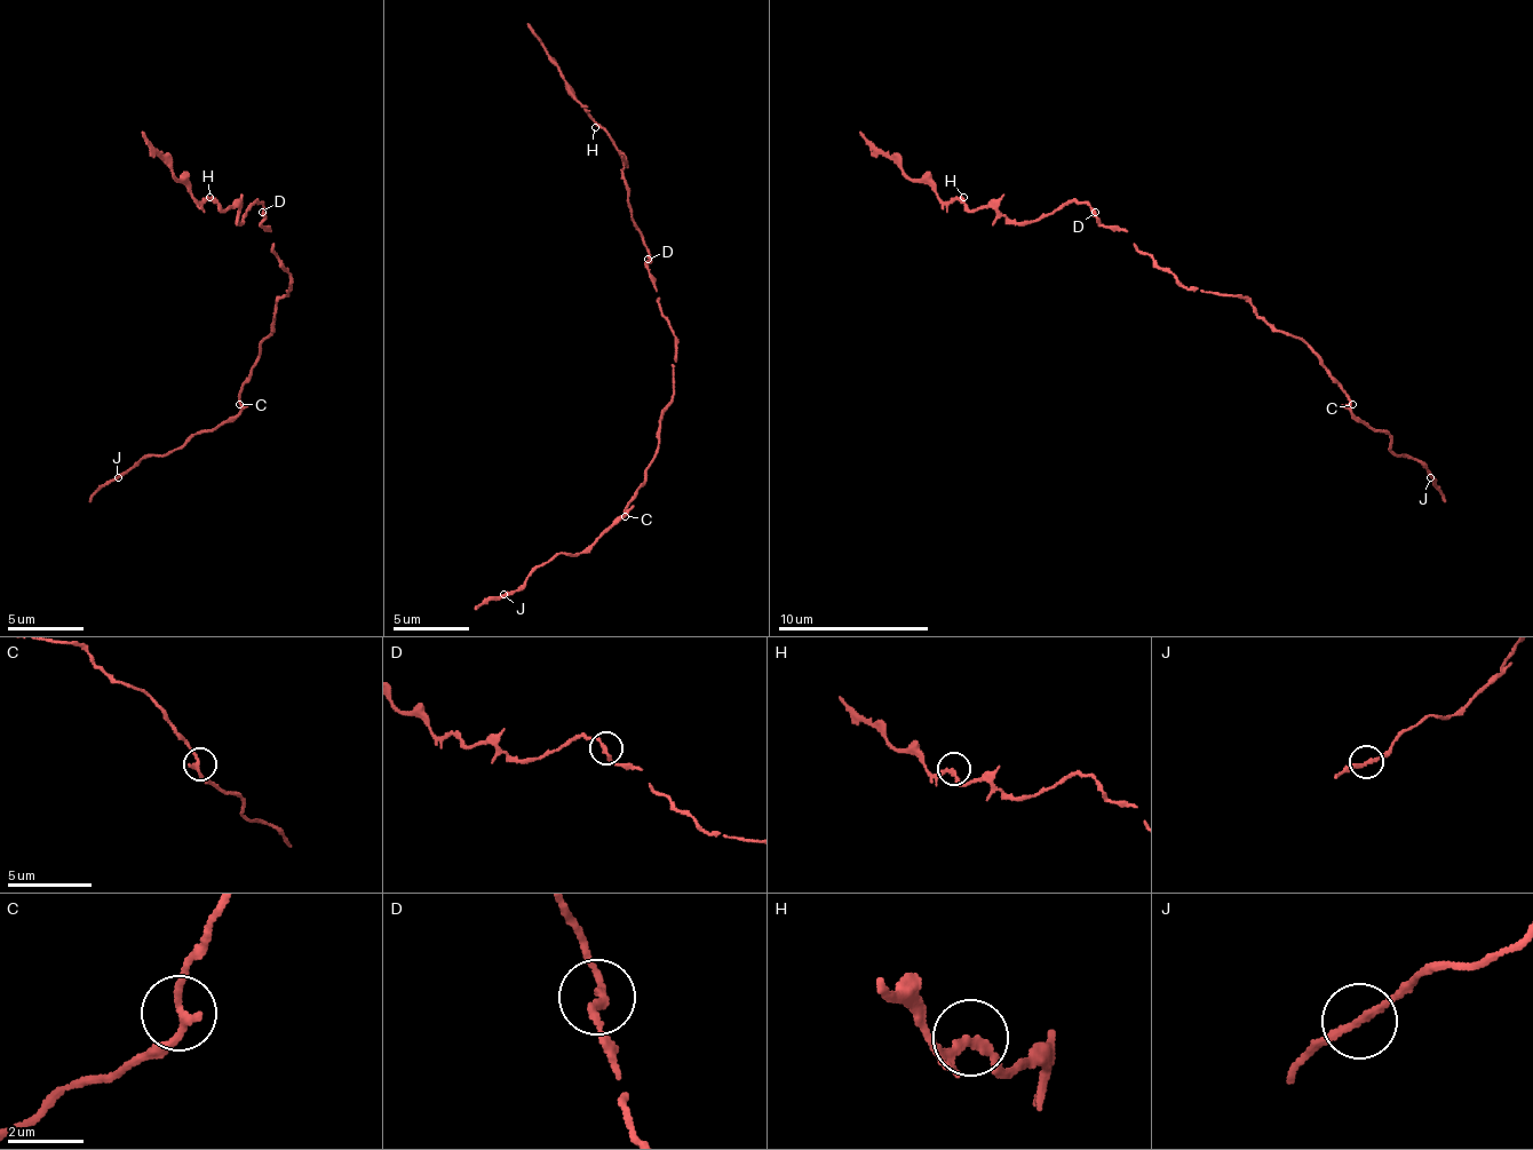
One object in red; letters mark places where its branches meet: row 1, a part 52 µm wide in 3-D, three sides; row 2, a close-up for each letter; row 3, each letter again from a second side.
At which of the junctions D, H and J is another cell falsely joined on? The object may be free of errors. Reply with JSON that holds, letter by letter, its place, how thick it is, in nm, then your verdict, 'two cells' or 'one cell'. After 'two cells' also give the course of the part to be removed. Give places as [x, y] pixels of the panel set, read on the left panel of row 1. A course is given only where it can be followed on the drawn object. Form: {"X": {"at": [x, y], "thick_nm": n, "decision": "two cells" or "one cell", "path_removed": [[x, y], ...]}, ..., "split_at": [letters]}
{"D": {"at": [262, 212], "thick_nm": 190, "decision": "one cell"}, "H": {"at": [209, 197], "thick_nm": 200, "decision": "one cell"}, "J": {"at": [118, 477], "thick_nm": 200, "decision": "one cell"}, "split_at": []}

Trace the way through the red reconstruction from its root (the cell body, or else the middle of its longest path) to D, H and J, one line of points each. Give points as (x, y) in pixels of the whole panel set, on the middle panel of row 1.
D: (674, 354), (674, 331), (659, 304), (648, 259)
H: (674, 354), (674, 331), (659, 304), (648, 247), (628, 209), (621, 149), (602, 127), (595, 127)
J: (674, 354), (674, 398), (659, 421), (656, 459), (625, 512), (579, 554), (553, 554), (503, 595)

